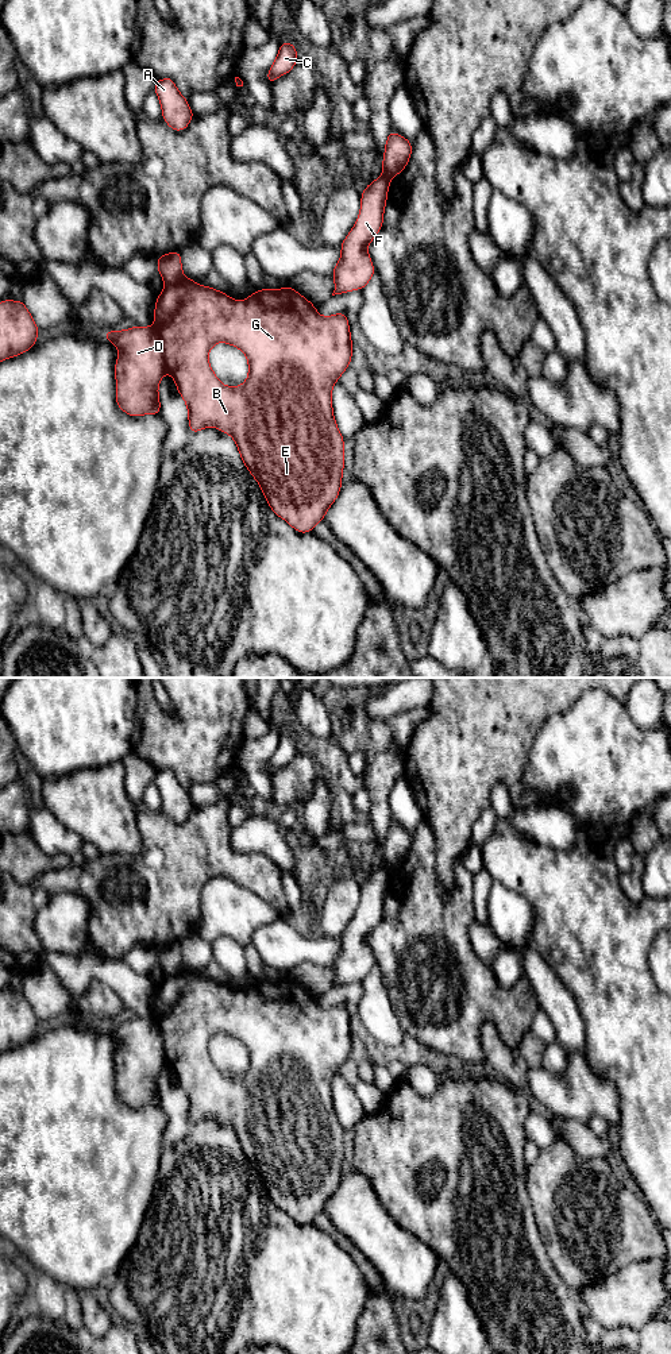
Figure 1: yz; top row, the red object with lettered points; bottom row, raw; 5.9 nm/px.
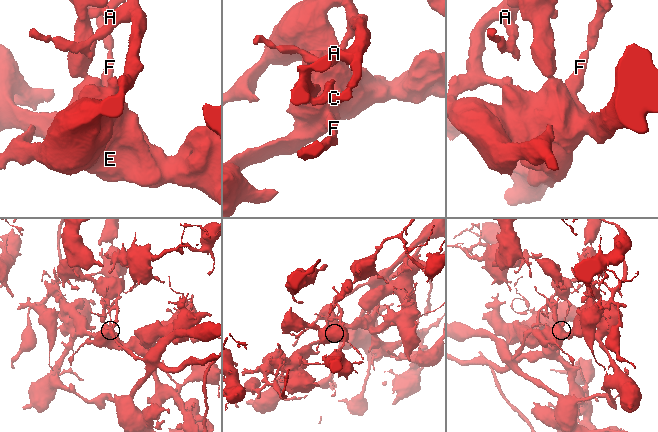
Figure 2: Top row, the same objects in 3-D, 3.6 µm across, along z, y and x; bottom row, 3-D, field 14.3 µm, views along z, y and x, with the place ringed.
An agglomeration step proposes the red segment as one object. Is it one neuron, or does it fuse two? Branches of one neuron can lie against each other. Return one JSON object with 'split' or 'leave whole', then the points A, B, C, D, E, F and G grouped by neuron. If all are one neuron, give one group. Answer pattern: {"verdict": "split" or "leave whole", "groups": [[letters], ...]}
{"verdict": "split", "groups": [["A", "C", "D"], ["B", "E", "F", "G"]]}

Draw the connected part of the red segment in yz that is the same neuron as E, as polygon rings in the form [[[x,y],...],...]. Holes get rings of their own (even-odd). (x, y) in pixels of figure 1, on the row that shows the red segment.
[[[182,278],[170,288],[165,288],[155,301],[154,323],[155,331],[162,343],[166,371],[173,377],[177,390],[186,402],[190,433],[208,427],[216,427],[219,431],[228,433],[236,443],[240,458],[250,474],[258,481],[258,485],[271,508],[281,518],[286,520],[298,533],[312,532],[315,525],[324,520],[327,510],[338,498],[342,487],[342,475],[344,467],[343,445],[344,439],[335,423],[331,393],[333,383],[340,379],[343,371],[350,367],[352,356],[352,342],[346,312],[323,317],[317,313],[315,305],[290,286],[278,290],[261,289],[254,292],[247,300],[232,300],[223,292],[209,286],[201,286],[190,278]],[[219,342],[228,343],[242,350],[248,360],[248,377],[238,387],[223,385],[215,375],[208,360],[209,350]]]

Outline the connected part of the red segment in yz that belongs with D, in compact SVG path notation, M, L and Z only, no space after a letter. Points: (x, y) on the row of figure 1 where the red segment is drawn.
M135 325L126 331L107 331L104 339L112 342L117 350L115 363L116 404L132 417L143 414L161 414L158 385L166 373L162 343L154 327Z

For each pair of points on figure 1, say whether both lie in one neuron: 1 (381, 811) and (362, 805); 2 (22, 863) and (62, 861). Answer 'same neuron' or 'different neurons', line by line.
1: different neurons
2: same neuron

